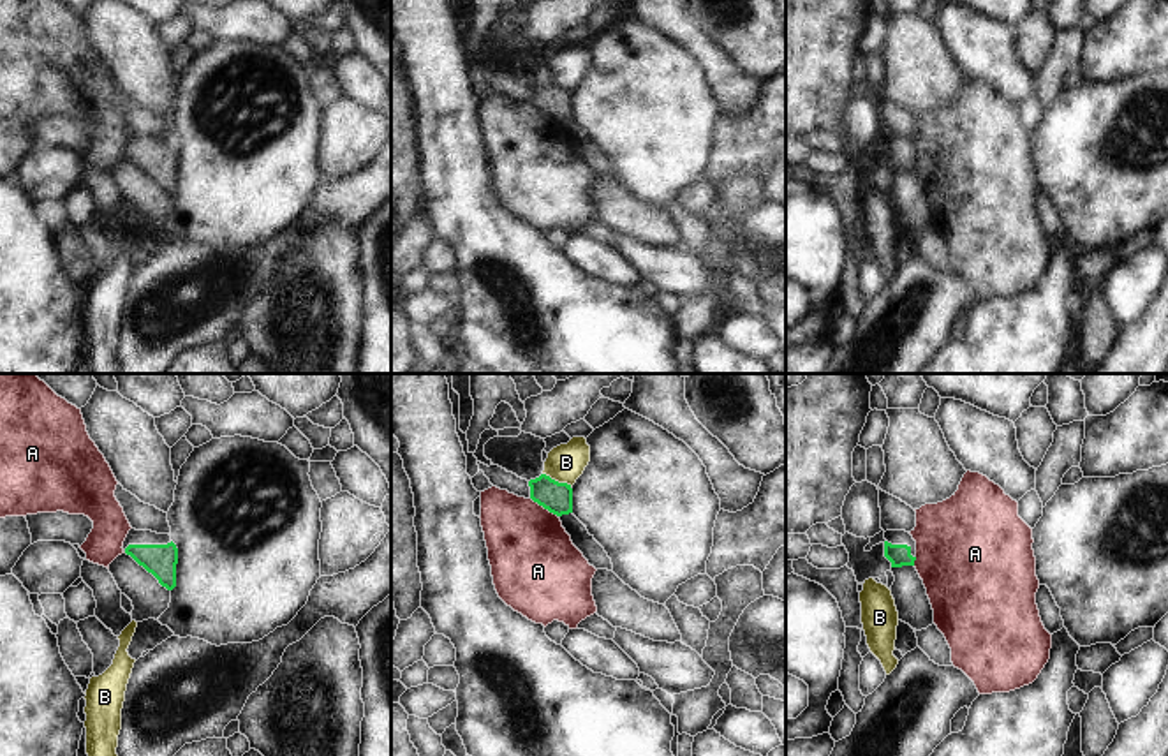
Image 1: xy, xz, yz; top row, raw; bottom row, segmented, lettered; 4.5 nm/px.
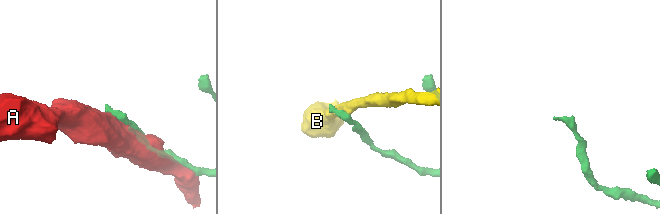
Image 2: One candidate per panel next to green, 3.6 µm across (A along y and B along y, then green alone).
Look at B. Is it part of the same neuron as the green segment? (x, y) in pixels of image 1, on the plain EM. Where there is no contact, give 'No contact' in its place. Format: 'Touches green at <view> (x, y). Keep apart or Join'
Touches green at xz (557, 87). Keep apart

